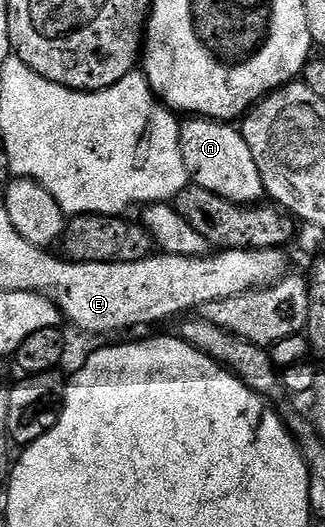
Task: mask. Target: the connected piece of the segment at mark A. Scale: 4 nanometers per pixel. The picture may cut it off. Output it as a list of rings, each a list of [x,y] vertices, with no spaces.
[[[192,116],[181,125],[180,143],[189,179],[231,202],[256,204],[265,197],[262,172],[254,164],[254,152],[235,125]]]

